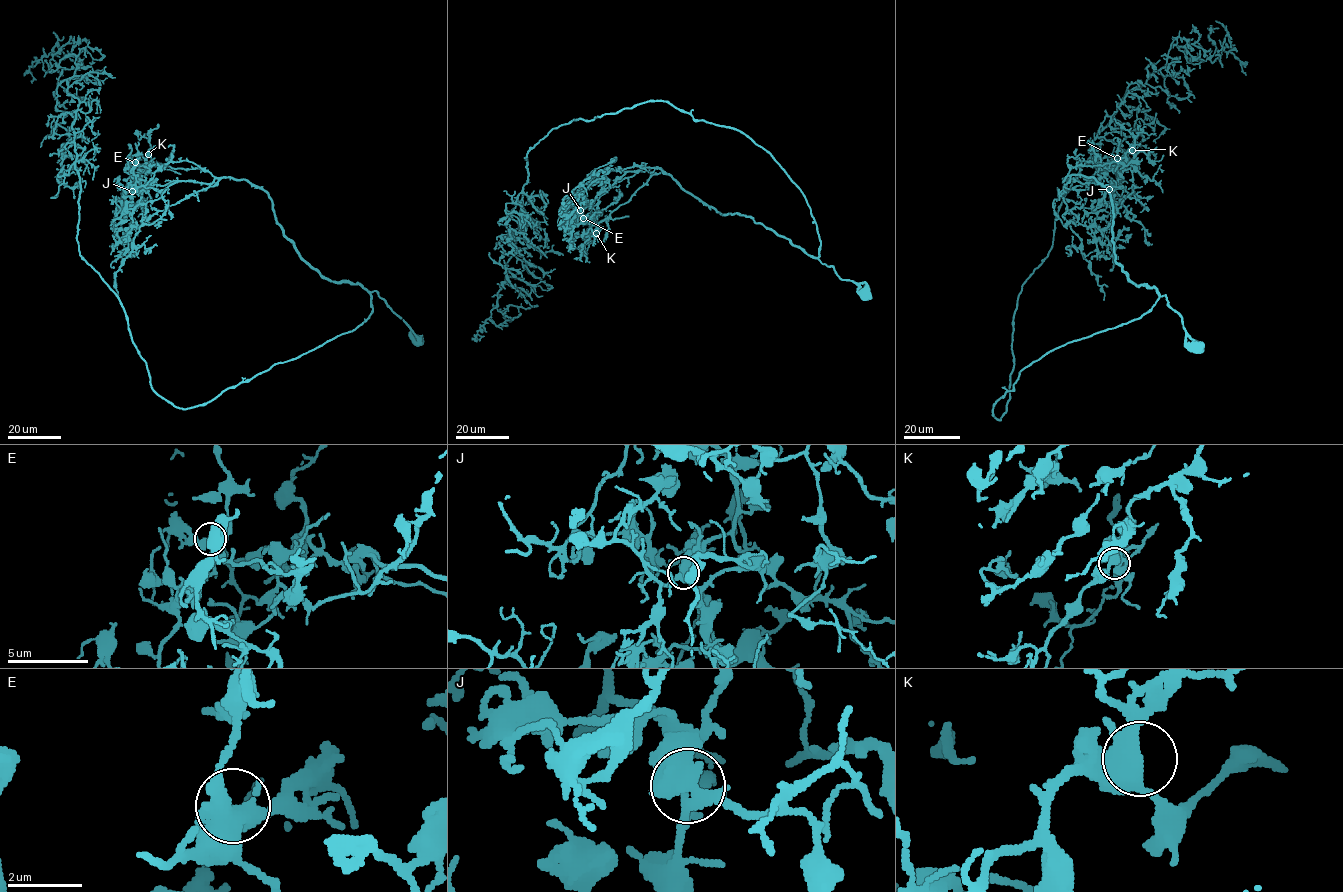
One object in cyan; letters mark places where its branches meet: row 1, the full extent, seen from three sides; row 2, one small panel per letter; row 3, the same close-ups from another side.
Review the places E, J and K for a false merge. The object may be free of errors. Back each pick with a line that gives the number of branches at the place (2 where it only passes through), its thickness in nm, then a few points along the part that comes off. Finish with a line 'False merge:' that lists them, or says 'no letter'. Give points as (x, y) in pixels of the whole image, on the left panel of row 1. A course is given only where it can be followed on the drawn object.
False merge: no letter

